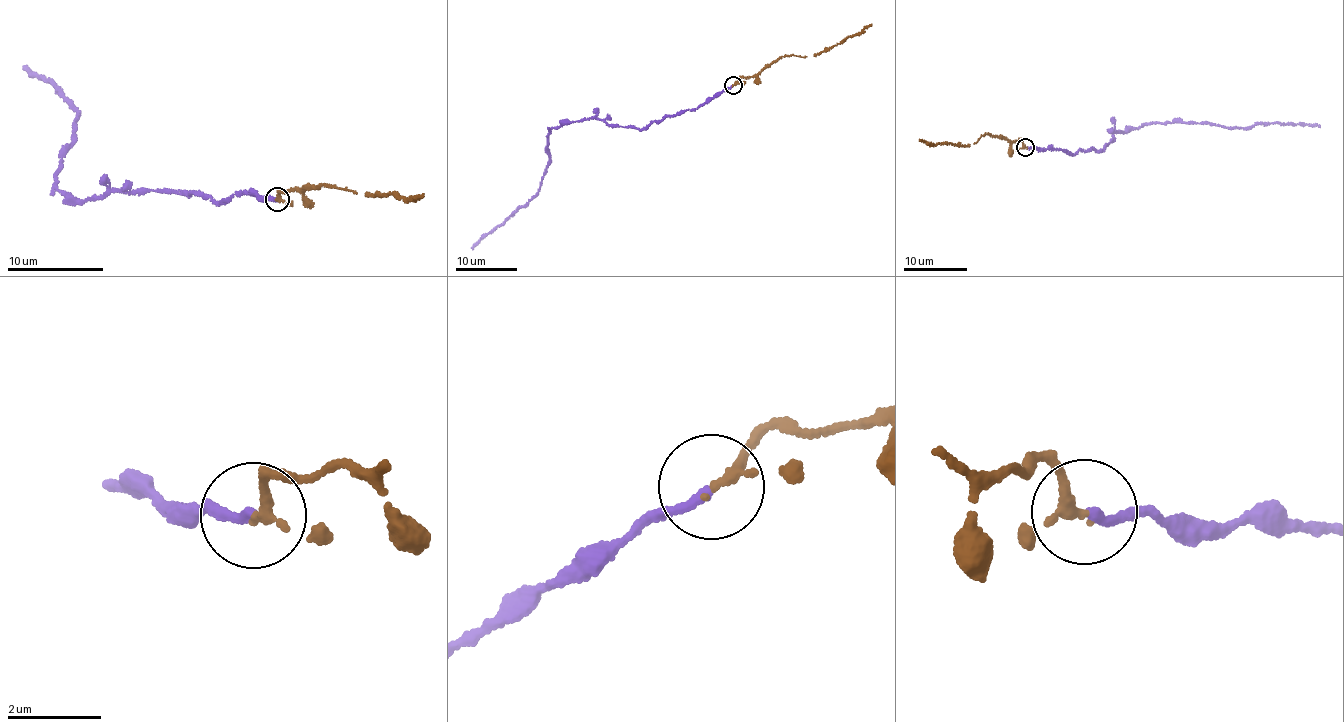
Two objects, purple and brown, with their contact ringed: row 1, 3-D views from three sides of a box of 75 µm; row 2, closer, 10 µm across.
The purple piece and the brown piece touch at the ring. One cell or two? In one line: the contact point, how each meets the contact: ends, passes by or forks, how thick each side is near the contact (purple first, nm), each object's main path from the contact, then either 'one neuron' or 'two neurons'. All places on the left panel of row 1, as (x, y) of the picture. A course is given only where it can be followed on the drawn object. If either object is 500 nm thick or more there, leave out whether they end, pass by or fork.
(277, 199) | purple ends | brown ends | 180/240 nm | purple via (276, 199), (241, 192), (219, 202), (142, 188), (71, 199), (55, 176), (79, 112), (51, 80), (26, 68) | brown via (276, 199), (282, 190), (323, 184), (369, 195), (412, 199), (422, 195) | one neuron

